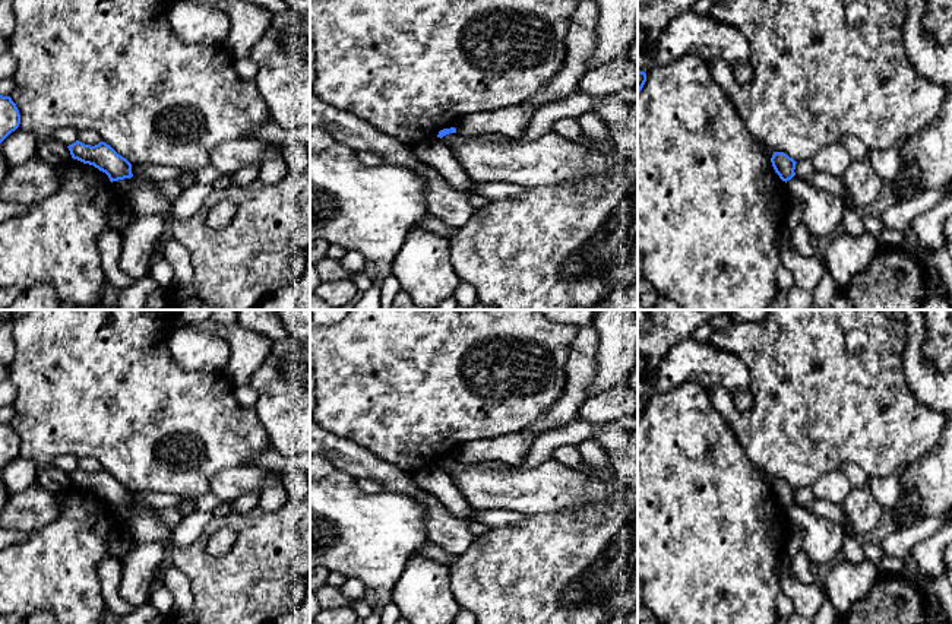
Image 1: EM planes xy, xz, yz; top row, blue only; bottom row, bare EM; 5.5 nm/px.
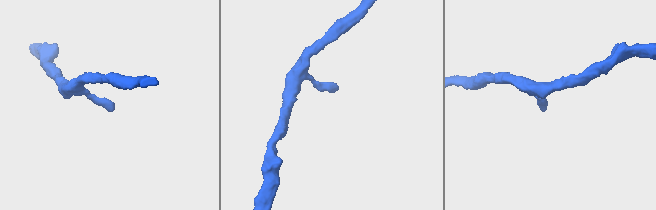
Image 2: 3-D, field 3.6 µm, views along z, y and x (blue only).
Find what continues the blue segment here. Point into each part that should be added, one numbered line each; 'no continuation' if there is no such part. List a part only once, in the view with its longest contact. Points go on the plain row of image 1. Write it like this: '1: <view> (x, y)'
no continuation

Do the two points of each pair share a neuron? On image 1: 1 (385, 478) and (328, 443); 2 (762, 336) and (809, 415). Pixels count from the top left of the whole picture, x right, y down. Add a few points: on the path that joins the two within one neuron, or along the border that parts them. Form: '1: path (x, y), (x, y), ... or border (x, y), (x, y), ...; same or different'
1: path (370, 466), (342, 453); same
2: path (781, 355), (806, 380), (809, 396); same

